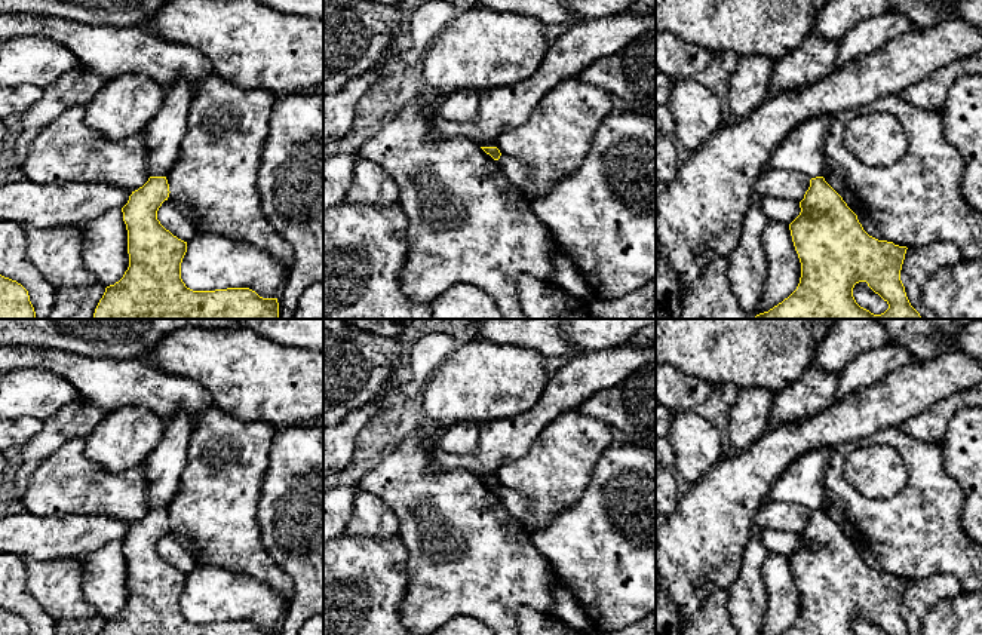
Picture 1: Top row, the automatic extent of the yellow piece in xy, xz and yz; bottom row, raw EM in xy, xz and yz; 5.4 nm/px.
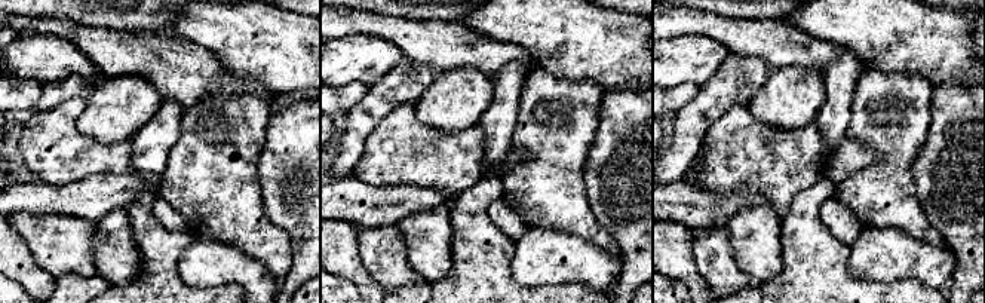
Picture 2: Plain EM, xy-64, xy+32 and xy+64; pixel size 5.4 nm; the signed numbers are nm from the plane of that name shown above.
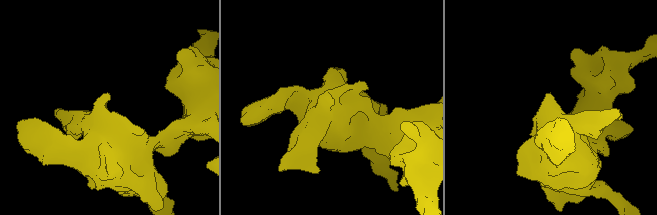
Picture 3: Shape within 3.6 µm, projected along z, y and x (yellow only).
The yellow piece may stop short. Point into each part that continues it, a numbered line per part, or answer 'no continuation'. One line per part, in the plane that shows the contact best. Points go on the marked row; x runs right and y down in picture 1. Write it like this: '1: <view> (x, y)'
no continuation

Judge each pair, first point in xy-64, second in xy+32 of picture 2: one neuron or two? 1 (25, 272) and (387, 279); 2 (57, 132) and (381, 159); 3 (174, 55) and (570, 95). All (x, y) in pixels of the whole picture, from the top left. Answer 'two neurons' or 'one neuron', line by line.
1: two neurons
2: one neuron
3: two neurons

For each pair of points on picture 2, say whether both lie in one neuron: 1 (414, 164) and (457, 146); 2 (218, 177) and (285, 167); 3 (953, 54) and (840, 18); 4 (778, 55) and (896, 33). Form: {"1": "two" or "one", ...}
{"1": "one", "2": "two", "3": "one", "4": "two"}

